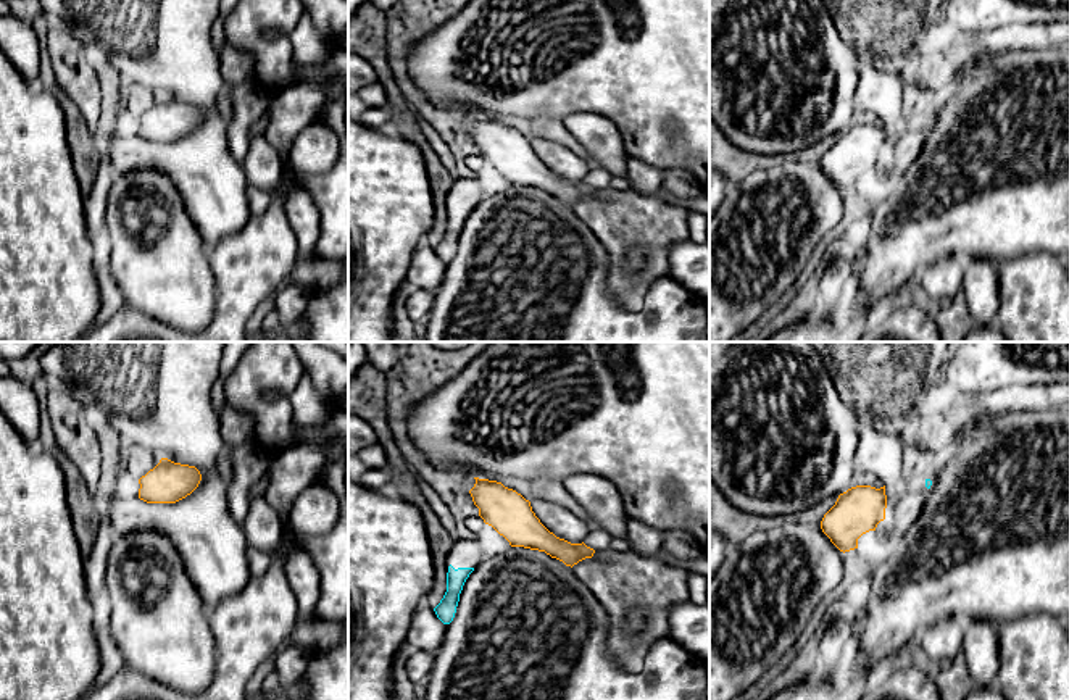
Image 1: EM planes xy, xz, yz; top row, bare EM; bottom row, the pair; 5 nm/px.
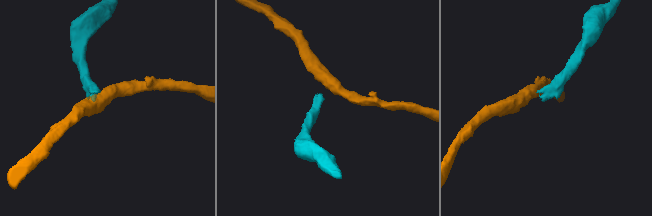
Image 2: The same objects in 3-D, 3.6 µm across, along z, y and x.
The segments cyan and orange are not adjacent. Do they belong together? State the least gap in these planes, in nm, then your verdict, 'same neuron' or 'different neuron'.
200 nm | different neuron

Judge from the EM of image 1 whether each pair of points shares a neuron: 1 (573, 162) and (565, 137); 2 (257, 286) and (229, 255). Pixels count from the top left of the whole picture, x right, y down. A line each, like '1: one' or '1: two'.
1: two
2: one

